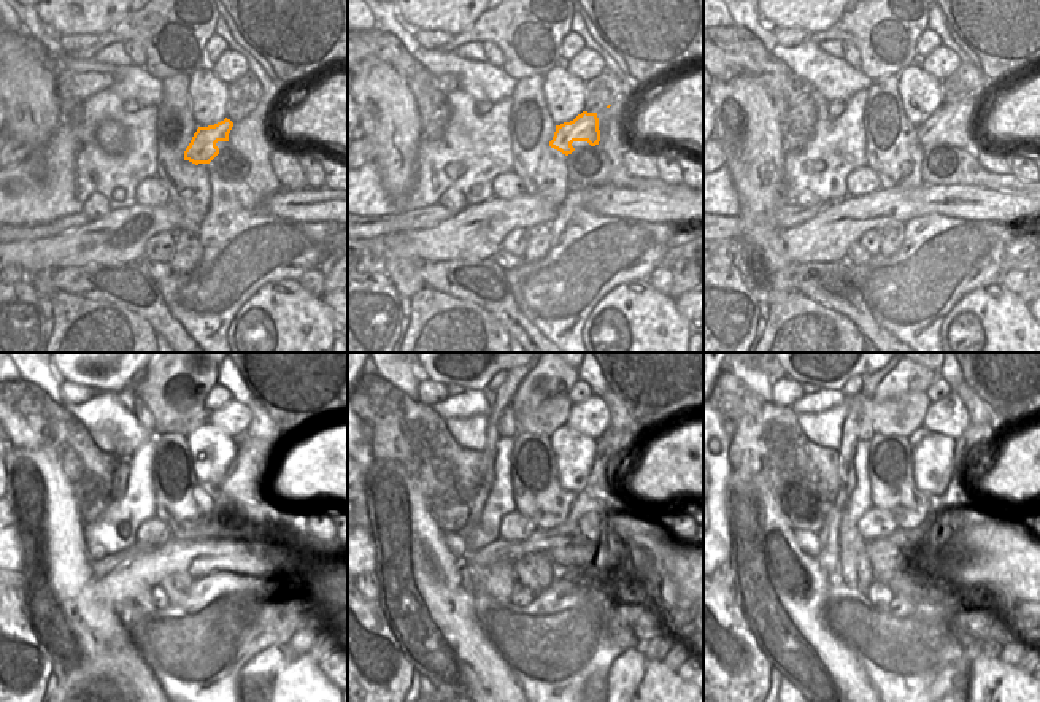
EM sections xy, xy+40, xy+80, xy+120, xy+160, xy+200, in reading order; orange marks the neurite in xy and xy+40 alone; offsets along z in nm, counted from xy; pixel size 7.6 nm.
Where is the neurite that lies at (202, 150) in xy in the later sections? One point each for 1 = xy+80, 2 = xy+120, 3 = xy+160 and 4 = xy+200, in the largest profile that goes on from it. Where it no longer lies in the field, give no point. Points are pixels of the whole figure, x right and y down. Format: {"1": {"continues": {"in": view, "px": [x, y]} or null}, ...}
{"1": {"continues": {"in": "xy+80", "px": [951, 124]}}, "2": {"continues": {"in": "xy+120", "px": [242, 480]}}, "3": {"continues": {"in": "xy+160", "px": [612, 443]}}, "4": {"continues": {"in": "xy+200", "px": [974, 435]}}}

